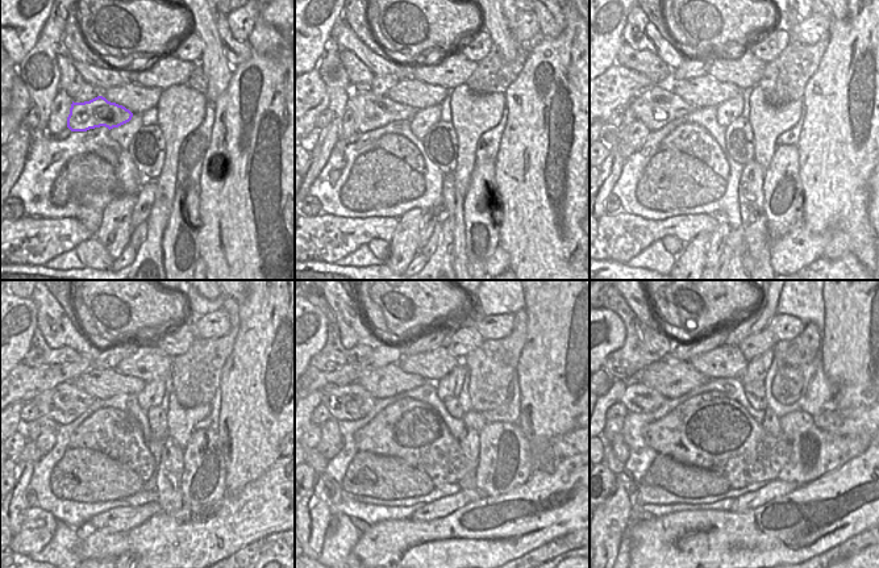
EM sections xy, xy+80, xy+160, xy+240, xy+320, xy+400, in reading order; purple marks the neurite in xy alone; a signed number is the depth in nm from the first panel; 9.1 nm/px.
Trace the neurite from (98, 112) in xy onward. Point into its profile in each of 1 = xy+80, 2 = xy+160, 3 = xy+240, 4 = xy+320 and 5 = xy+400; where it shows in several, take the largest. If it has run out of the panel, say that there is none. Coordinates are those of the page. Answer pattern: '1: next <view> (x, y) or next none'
1: next xy+80 (371, 112)
2: next xy+160 (658, 105)
3: next xy+240 (65, 402)
4: next xy+320 (350, 402)
5: next xy+400 (637, 397)

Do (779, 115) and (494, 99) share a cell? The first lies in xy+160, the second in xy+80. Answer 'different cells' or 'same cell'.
same cell

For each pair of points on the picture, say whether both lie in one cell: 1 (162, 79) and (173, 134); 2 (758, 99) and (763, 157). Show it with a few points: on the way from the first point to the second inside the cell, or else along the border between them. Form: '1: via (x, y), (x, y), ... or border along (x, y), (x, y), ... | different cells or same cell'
1: border along (184, 84), (171, 84), (162, 91) | different cells
2: via (761, 113), (763, 117), (763, 142) | same cell

